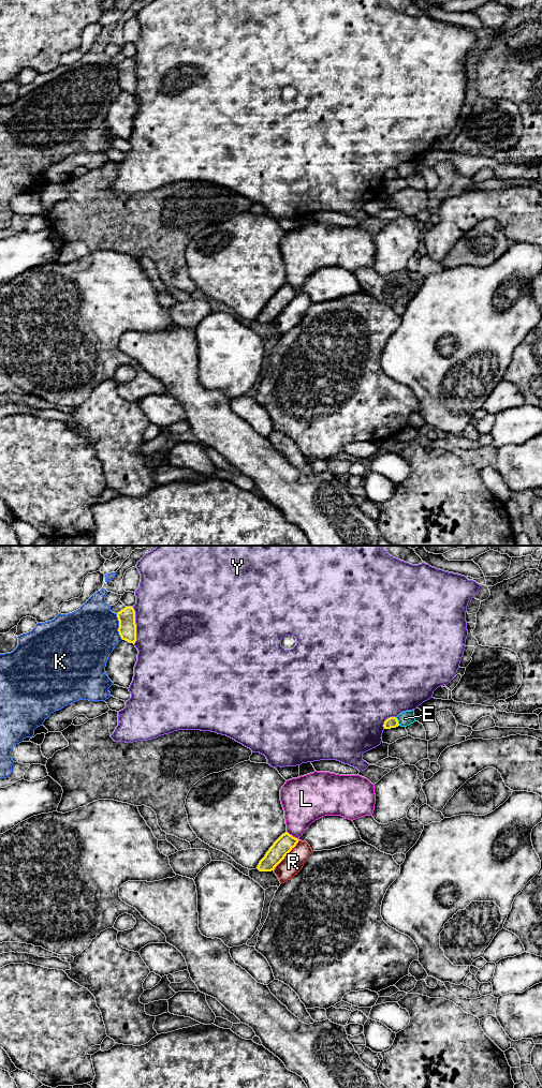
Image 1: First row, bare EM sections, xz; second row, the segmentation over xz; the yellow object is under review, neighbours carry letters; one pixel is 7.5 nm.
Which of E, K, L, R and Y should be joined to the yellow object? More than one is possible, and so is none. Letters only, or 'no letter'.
no letter

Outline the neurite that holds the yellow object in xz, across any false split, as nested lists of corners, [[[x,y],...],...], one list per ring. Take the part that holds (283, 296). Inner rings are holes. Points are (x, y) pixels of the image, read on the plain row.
[[[288,283],[282,285],[269,299],[265,308],[260,312],[260,323],[272,323],[284,310],[284,308],[296,297],[298,290]]]

